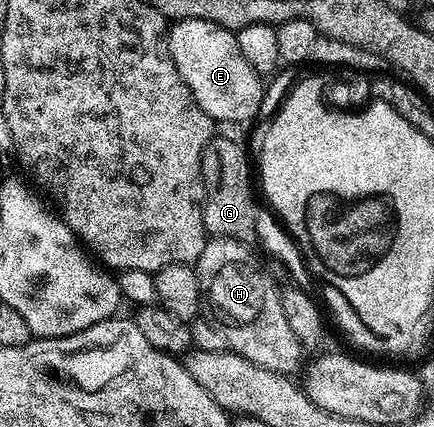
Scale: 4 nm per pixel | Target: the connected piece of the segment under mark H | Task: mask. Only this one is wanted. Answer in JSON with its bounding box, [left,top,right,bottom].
[194,237,302,375]

